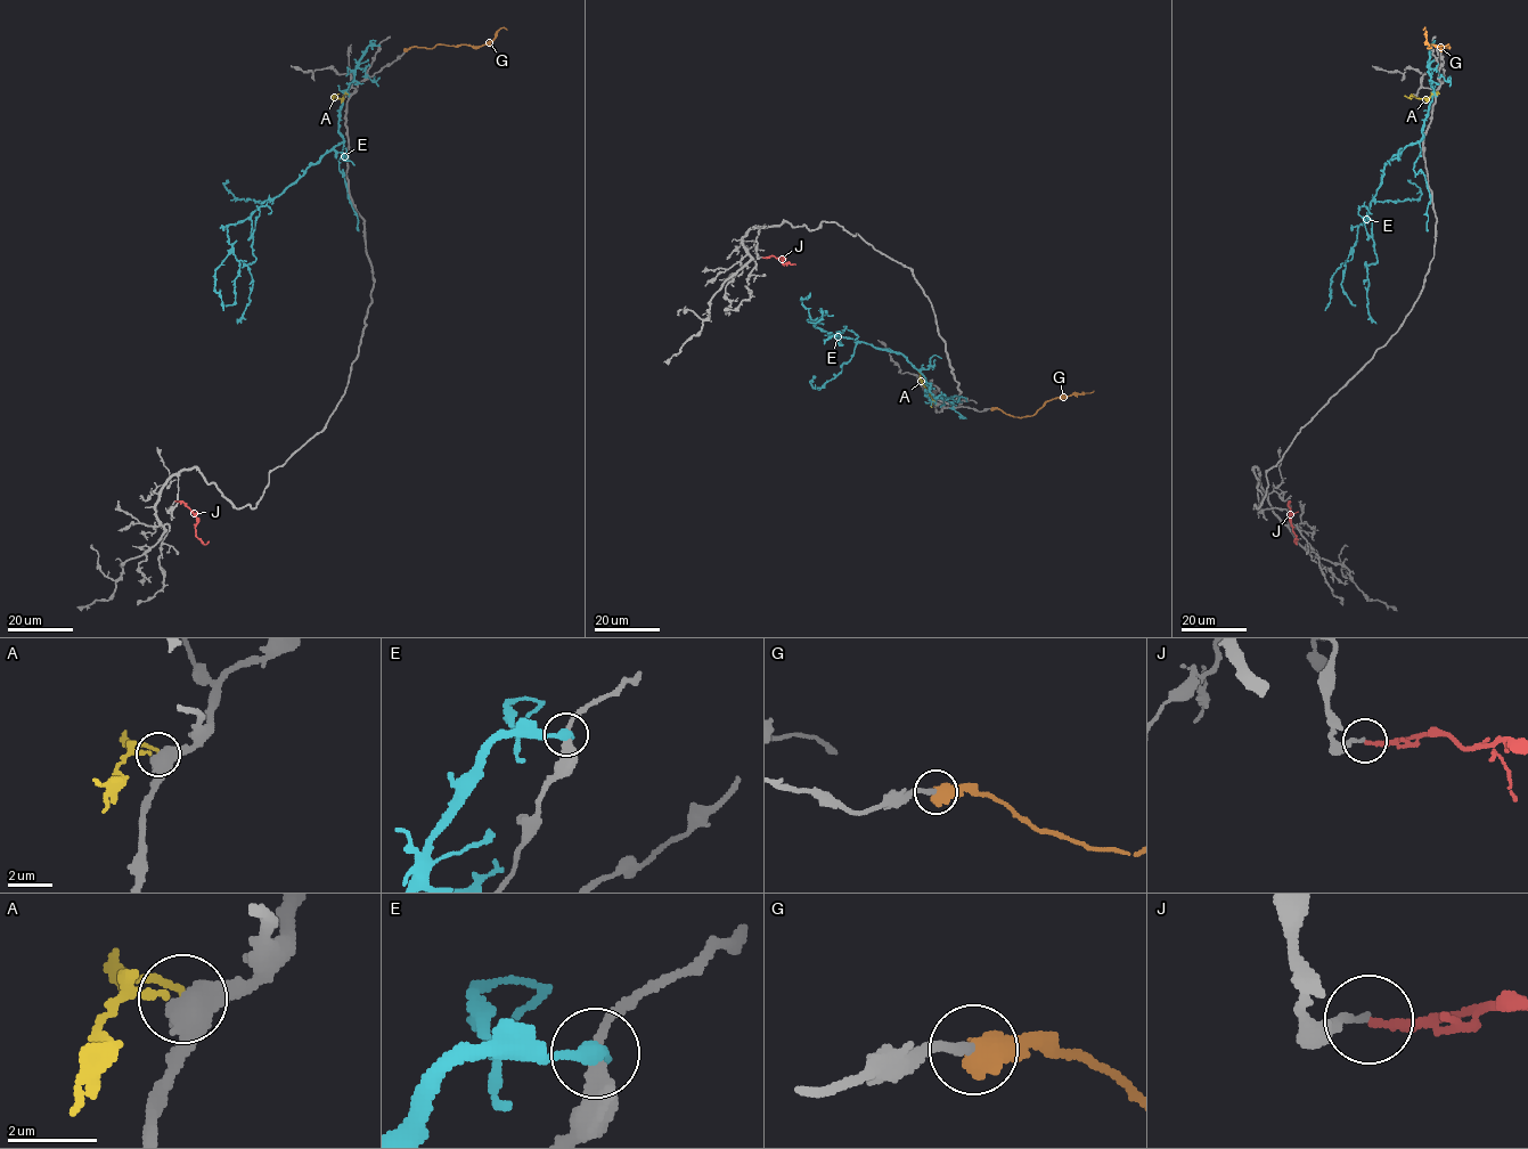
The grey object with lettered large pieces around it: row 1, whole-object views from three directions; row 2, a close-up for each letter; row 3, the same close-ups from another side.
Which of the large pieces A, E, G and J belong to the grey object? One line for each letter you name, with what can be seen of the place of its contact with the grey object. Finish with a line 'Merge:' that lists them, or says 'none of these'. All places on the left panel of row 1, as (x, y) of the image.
G: Touches grey at (405, 50)
J: Touches grey at (174, 500)
Merge: G, J

